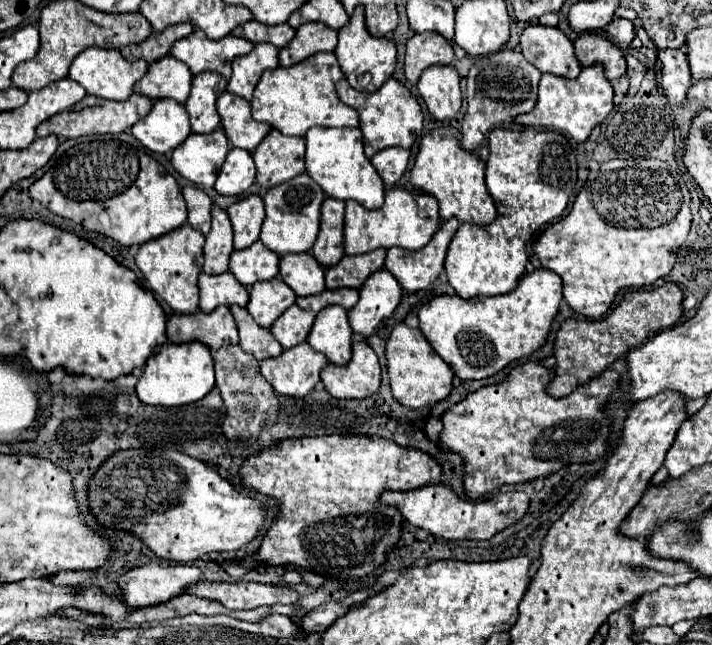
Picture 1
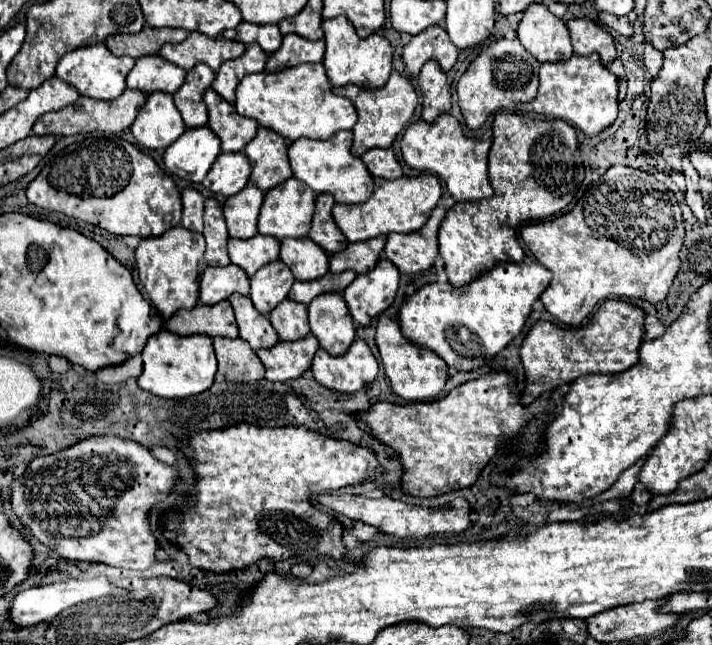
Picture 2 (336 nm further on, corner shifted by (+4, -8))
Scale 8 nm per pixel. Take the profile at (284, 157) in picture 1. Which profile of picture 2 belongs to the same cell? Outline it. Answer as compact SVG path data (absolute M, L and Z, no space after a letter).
M258 126L256 136L246 144L244 152L252 166L250 180L260 190L270 190L284 180L292 176L290 164L288 164L288 146L292 140L280 136L278 132L272 132L270 128Z

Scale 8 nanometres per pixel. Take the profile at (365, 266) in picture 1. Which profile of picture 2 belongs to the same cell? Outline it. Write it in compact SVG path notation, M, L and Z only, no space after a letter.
M378 236L378 240L362 240L358 244L348 244L348 248L330 256L330 272L344 272L344 270L354 270L356 274L370 272L380 260L384 242L386 236Z

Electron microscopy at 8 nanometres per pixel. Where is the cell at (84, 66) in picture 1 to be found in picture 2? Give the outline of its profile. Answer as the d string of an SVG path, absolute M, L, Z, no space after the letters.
M104 42L100 44L92 44L92 46L82 46L76 48L68 54L62 56L62 60L56 66L56 76L72 86L78 88L78 92L82 96L90 96L96 100L112 100L118 94L124 92L126 88L126 76L134 66L134 58L132 56L114 56Z

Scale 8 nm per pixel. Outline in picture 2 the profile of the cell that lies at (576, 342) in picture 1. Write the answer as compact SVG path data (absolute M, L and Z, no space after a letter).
M626 300L602 302L602 306L596 310L596 314L584 326L578 326L578 328L562 328L558 324L538 320L528 330L528 334L520 346L520 352L518 352L522 366L526 370L526 386L524 386L520 402L524 406L528 406L542 392L554 390L562 384L570 384L572 380L576 380L578 376L584 376L584 374L620 374L622 370L632 368L638 362L638 346L642 344L642 336L644 336L644 312L638 306L628 304Z

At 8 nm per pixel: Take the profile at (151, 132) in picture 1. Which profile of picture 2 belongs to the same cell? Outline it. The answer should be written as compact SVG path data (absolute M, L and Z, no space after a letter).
M152 92L146 98L146 104L140 108L132 134L136 142L144 148L168 148L184 134L186 126L180 112L174 106L174 100L166 92Z

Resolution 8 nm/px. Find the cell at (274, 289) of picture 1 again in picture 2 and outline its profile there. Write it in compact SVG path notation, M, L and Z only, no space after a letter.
M274 260L274 264L262 266L250 278L250 300L254 302L254 308L258 312L270 314L272 308L288 298L292 284L294 274L286 268L286 264L282 264L282 260Z

